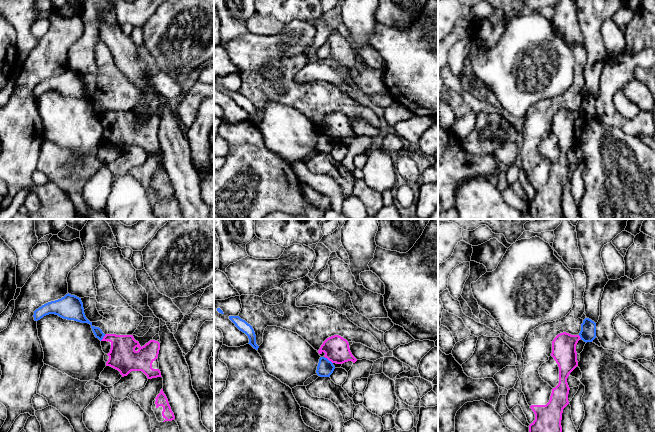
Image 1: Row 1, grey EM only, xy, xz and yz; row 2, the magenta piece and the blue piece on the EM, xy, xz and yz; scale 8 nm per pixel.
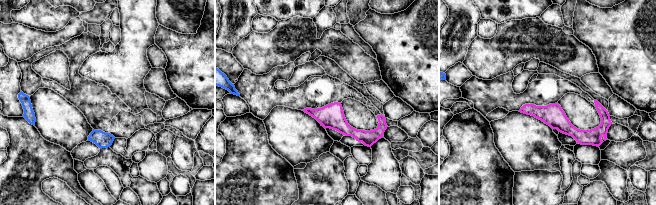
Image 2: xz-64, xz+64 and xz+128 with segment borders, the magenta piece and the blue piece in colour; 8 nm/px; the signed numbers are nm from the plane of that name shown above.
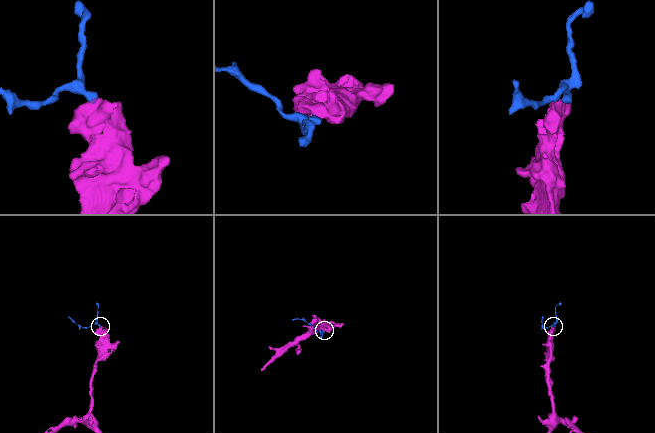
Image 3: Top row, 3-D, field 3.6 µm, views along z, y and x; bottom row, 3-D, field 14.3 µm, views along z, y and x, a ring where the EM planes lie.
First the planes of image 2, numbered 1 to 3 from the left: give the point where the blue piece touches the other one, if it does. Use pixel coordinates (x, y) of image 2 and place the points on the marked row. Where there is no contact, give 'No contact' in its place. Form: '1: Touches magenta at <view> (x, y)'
1: No contact
2: No contact
3: No contact

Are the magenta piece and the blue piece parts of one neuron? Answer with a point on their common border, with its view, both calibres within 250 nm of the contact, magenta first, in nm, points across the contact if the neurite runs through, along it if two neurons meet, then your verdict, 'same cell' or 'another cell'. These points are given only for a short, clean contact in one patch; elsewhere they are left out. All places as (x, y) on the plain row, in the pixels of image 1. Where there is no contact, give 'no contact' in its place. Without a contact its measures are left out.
contact xz (328, 135); calibres 200 and 140 nm; border xz (324, 132), (332, 139); another cell

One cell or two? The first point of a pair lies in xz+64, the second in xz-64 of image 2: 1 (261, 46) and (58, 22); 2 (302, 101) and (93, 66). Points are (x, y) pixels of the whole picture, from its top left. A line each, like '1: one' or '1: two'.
1: two
2: two

